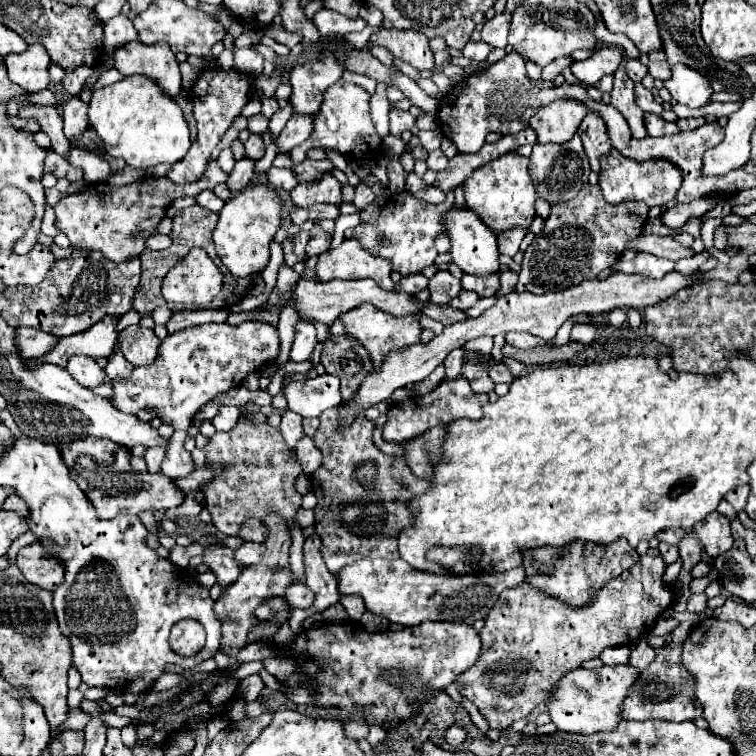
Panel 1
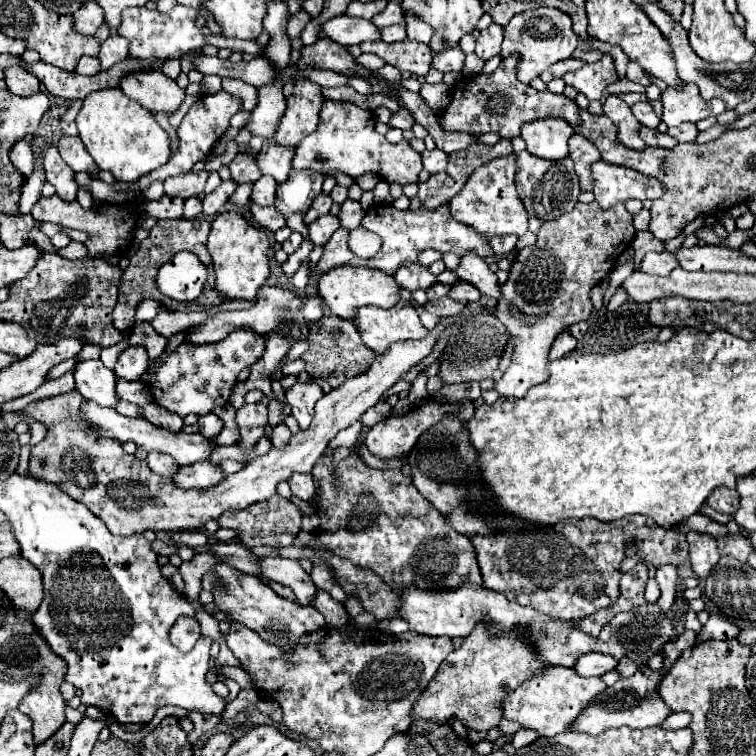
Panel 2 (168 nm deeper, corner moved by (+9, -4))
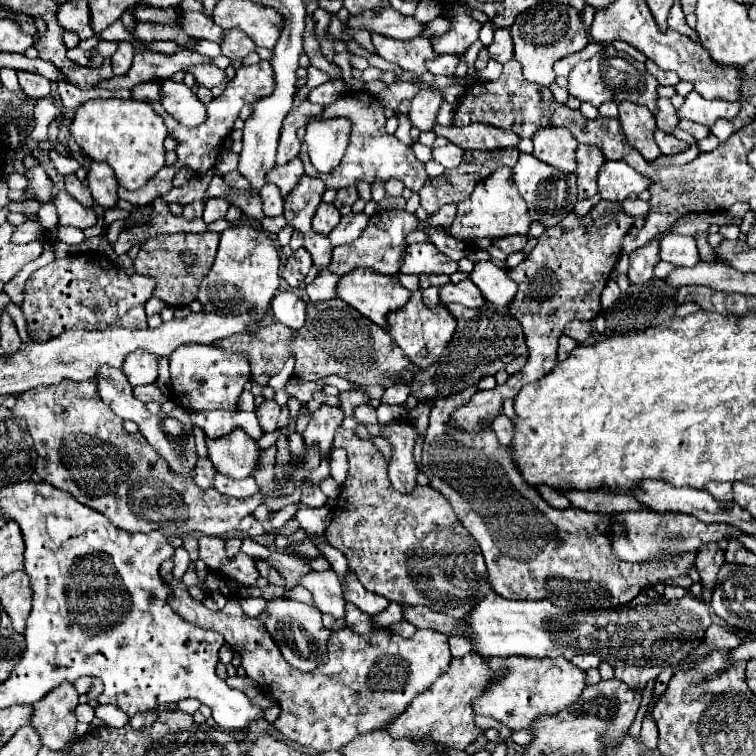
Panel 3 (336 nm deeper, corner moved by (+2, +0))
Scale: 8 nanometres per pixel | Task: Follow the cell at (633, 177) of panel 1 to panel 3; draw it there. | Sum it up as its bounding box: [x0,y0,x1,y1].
[599,162,651,202]

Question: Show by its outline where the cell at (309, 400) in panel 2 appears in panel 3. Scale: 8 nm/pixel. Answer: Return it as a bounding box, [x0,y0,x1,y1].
[301,404,345,460]

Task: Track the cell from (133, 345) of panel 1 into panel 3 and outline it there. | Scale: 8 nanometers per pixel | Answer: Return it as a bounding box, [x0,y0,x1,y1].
[123,352,157,388]

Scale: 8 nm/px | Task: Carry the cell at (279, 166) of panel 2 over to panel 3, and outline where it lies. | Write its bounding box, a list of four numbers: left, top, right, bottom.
[267,158,303,198]

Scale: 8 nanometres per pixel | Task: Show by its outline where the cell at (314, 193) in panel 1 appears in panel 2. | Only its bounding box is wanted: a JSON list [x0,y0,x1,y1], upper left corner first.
[304,192,332,224]

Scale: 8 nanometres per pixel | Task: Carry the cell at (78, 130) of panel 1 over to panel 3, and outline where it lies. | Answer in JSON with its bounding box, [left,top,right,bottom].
[87,162,117,210]

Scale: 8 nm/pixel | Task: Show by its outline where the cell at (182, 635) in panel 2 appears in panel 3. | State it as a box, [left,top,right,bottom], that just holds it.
[167,580,451,752]

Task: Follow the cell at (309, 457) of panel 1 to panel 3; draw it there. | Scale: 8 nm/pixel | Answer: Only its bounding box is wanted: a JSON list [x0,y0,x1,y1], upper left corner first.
[301,486,327,508]

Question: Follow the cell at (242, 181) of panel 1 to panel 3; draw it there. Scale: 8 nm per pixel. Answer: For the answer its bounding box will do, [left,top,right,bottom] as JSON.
[203,198,229,224]

